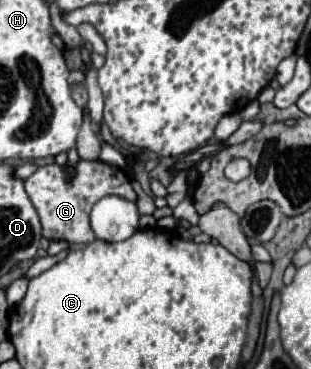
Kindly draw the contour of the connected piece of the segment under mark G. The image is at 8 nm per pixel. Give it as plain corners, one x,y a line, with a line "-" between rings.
80,161
76,177
68,183
66,173
60,165
50,163
44,167
38,167
26,181
24,189
38,211
42,235
50,241
64,239
68,243
92,243
94,231
90,227
90,211
96,201
100,201
106,195
118,195
128,201
136,199
136,193
130,185
130,179
126,173
114,165
108,165
104,161

